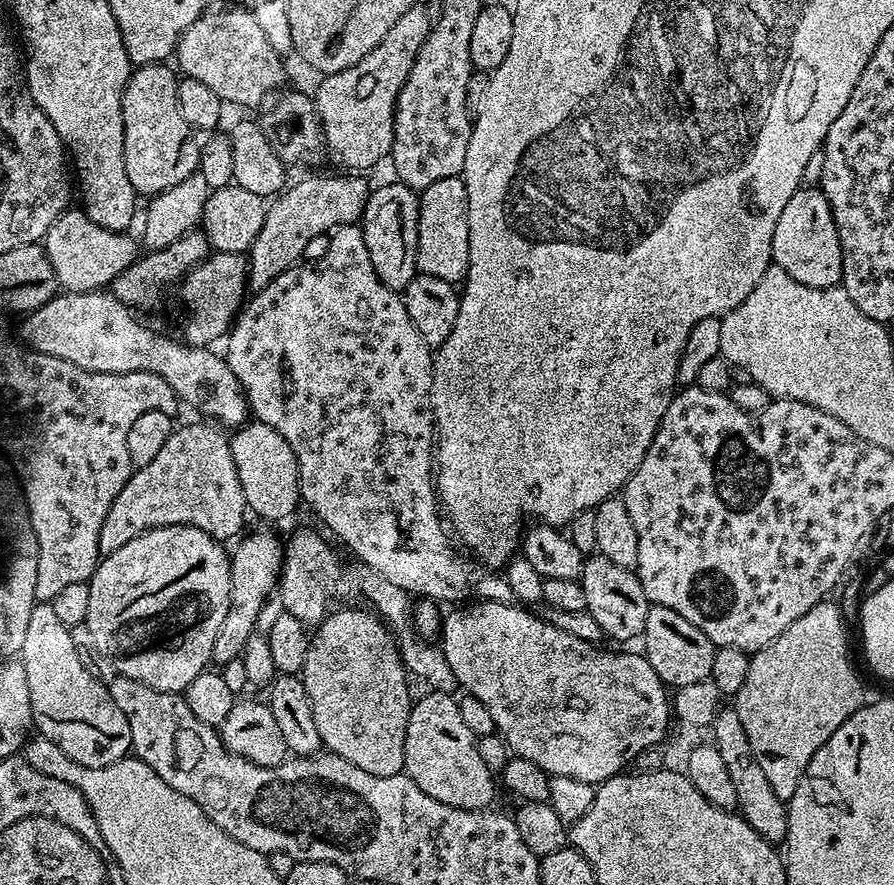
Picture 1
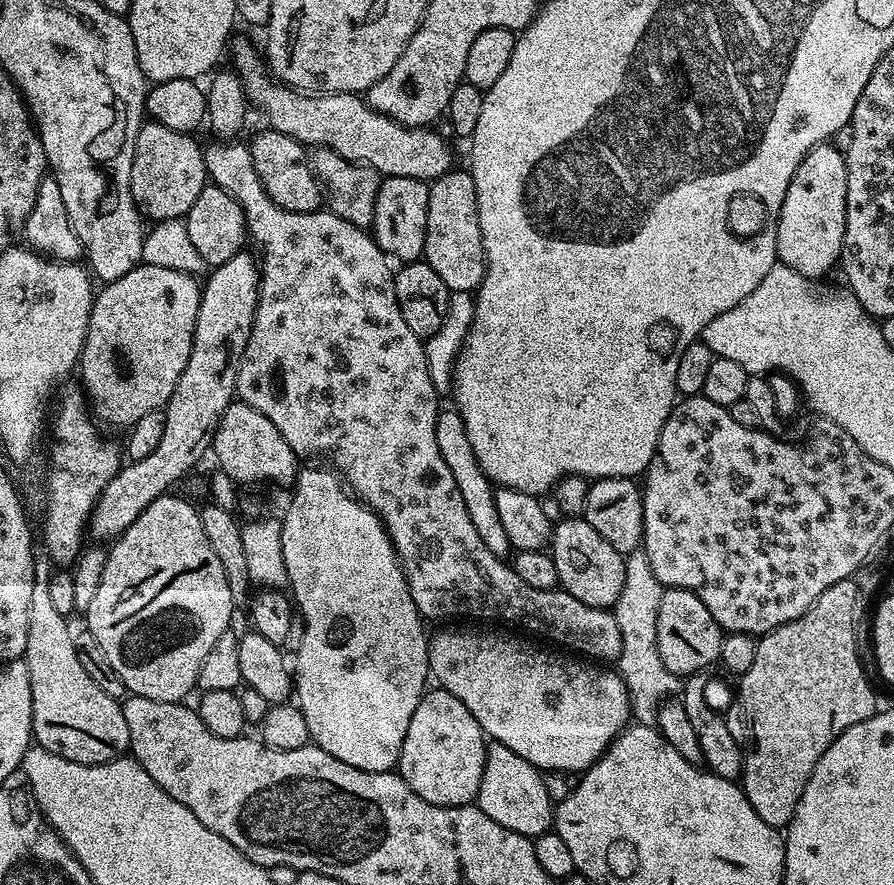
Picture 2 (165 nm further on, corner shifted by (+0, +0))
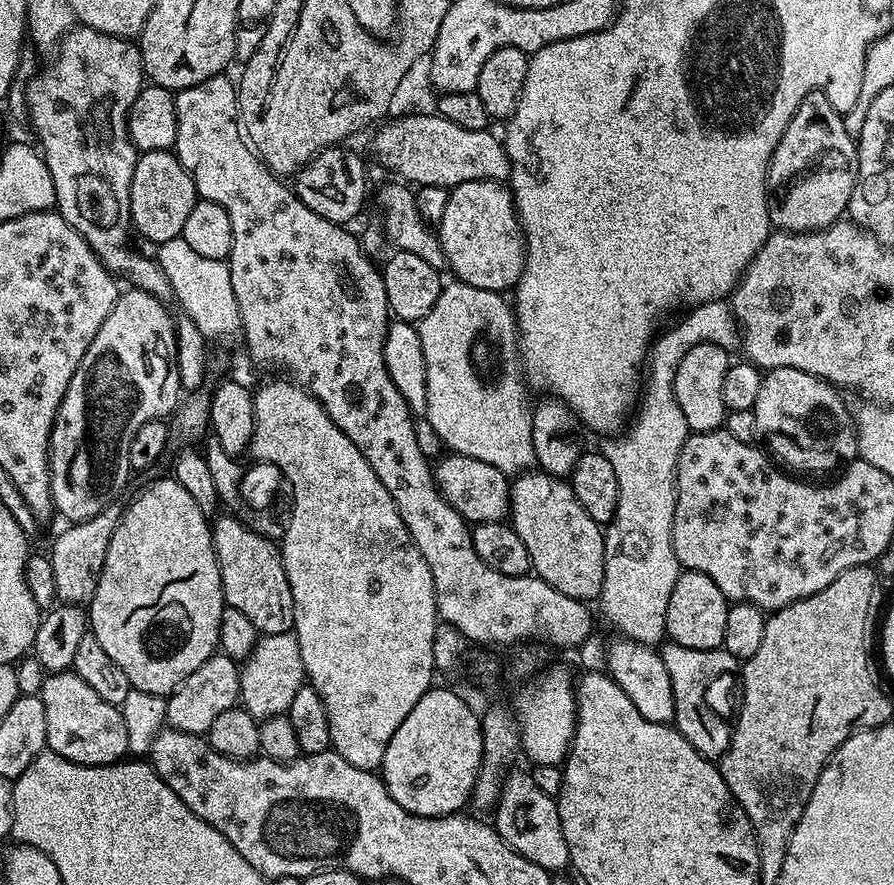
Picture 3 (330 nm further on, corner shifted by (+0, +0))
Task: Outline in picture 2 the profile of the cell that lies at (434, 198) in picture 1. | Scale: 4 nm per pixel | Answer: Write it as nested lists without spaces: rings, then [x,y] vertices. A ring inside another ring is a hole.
[[[453,170],[442,174],[437,180],[431,181],[428,184],[429,188],[429,208],[426,210],[426,228],[425,228],[425,244],[422,255],[423,263],[430,266],[430,270],[434,270],[434,274],[438,274],[438,278],[442,278],[442,282],[446,282],[449,293],[454,292],[471,292],[475,293],[476,289],[479,288],[482,278],[484,277],[484,243],[482,242],[482,230],[478,226],[478,198],[476,197],[476,191],[474,190],[474,178],[472,177],[471,171],[464,170]]]

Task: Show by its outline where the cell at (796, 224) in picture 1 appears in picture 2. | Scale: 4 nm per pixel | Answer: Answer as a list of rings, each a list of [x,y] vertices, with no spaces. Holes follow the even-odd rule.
[[[831,142],[819,144],[802,158],[794,178],[790,178],[790,190],[782,202],[782,210],[776,227],[776,255],[779,263],[790,266],[798,274],[809,278],[824,278],[833,267],[837,267],[840,251],[844,245],[846,230],[846,162],[844,153],[839,152]]]

